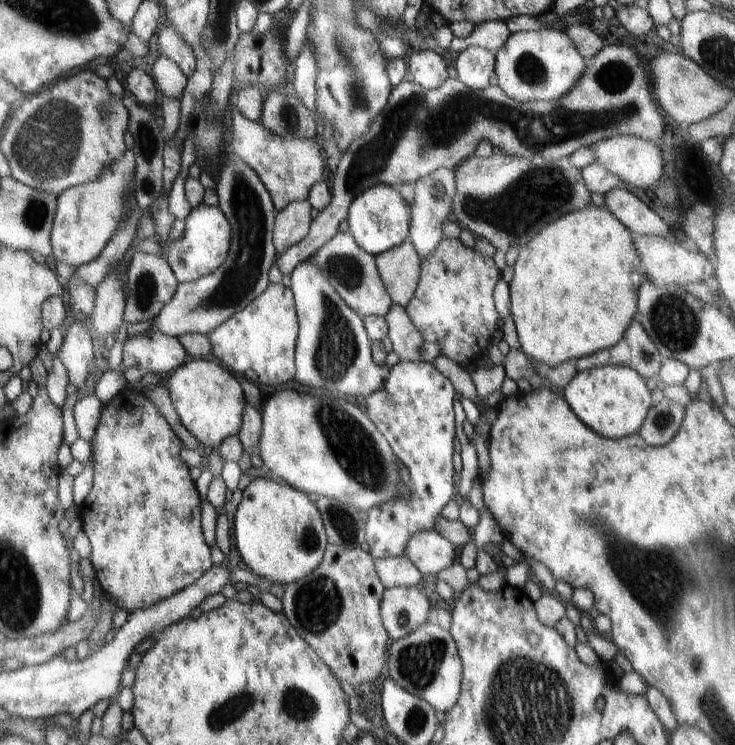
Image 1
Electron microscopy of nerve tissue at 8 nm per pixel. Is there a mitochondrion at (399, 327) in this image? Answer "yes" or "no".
no

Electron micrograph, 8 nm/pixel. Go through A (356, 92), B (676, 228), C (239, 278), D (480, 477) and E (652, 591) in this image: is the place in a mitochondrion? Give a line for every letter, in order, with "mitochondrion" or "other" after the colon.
A: mitochondrion
B: other
C: mitochondrion
D: other
E: mitochondrion

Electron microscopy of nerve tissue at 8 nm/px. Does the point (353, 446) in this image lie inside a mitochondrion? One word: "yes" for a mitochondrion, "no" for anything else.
yes

